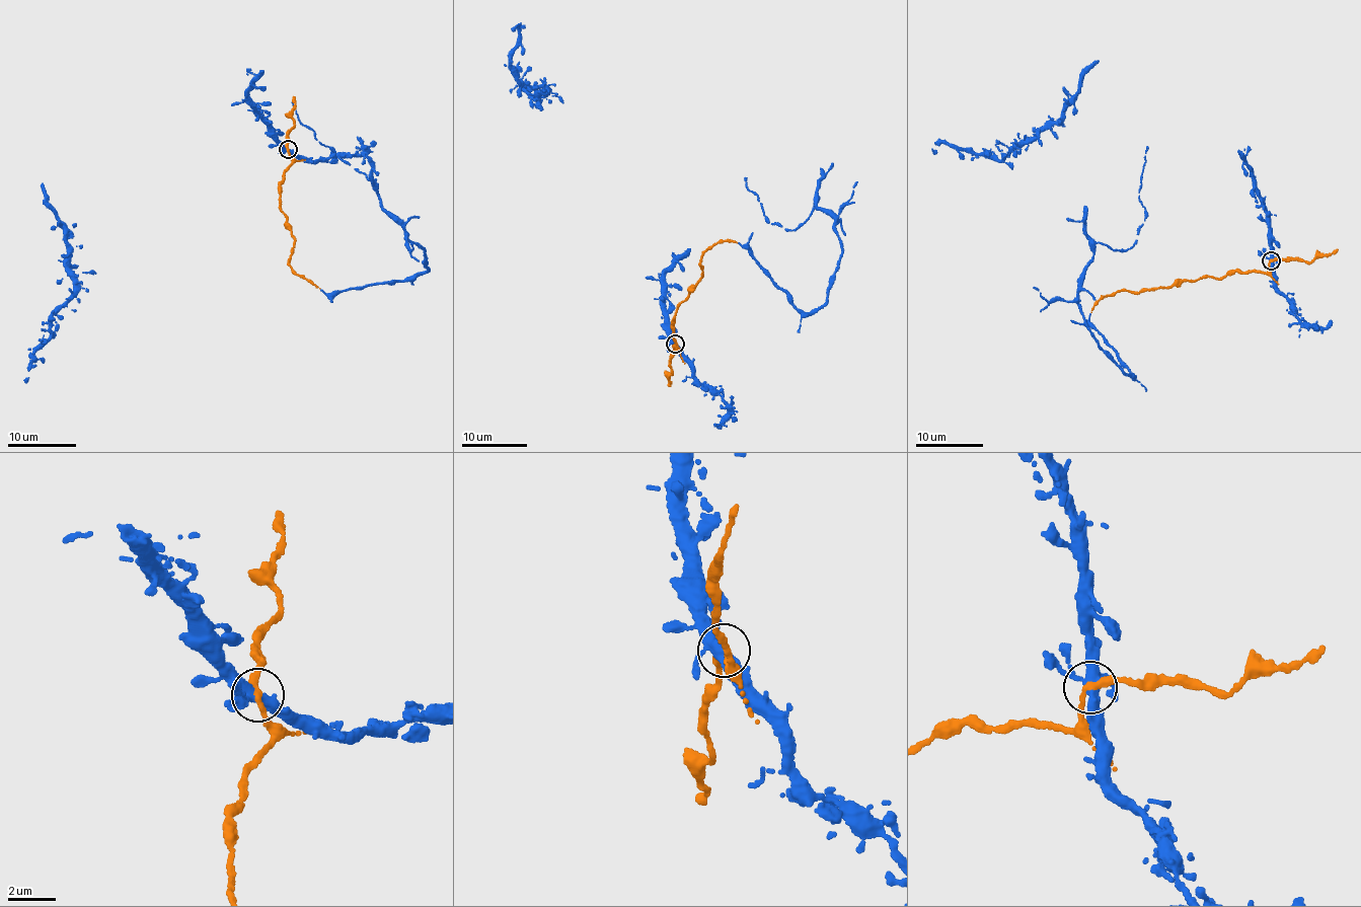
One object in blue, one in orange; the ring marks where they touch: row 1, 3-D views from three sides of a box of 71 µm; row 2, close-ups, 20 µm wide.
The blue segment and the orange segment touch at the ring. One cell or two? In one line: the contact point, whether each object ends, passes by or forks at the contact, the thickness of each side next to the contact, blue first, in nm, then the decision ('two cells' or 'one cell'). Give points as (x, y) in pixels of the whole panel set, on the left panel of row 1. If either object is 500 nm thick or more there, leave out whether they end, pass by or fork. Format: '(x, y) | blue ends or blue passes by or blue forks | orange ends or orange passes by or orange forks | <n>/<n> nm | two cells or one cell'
(288, 149) | blue forks | orange passes by | 360/260 nm | one cell

